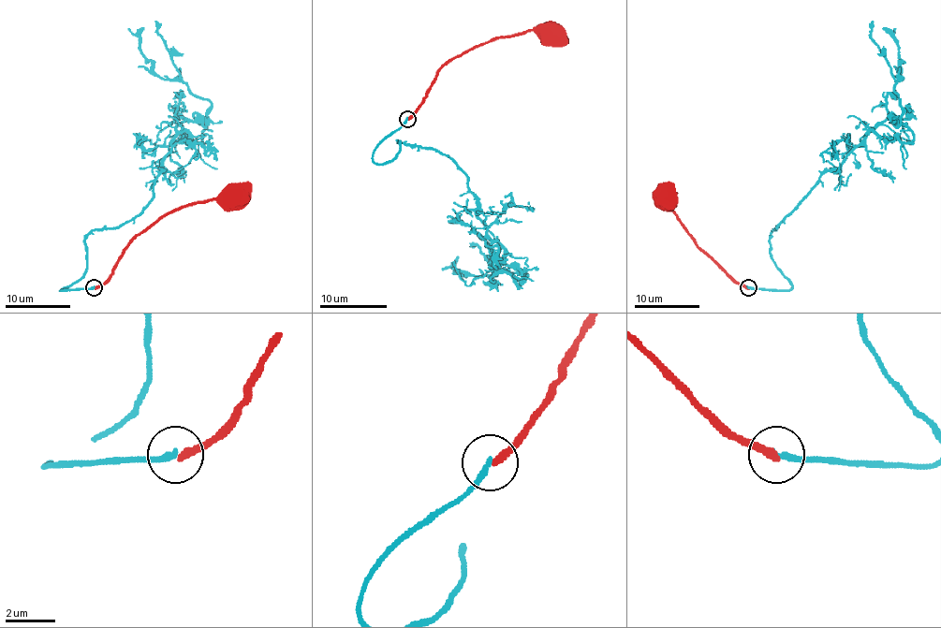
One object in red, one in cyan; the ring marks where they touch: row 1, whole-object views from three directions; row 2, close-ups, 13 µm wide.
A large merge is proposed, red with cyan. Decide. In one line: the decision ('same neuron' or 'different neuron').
different neuron

